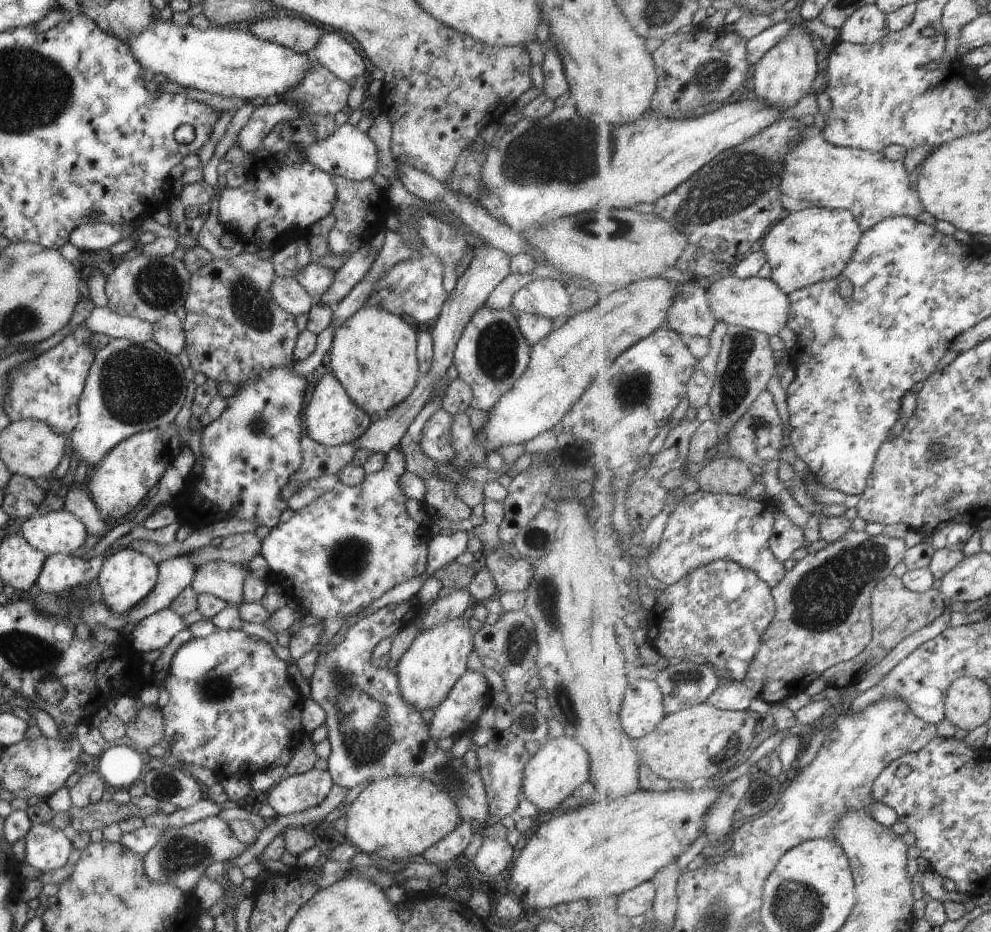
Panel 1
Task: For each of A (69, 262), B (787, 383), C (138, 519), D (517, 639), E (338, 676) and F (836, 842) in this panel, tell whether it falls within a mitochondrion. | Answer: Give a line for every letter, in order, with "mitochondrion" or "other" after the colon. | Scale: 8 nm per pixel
A: other
B: other
C: other
D: mitochondrion
E: mitochondrion
F: other

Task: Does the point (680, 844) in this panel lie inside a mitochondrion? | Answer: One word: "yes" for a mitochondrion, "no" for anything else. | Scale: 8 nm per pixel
no

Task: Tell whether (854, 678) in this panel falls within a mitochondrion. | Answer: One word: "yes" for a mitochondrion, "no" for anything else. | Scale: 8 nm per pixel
no

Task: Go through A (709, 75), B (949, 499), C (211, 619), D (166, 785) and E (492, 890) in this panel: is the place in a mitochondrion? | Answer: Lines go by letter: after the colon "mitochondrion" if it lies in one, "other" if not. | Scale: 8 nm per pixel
A: mitochondrion
B: mitochondrion
C: other
D: mitochondrion
E: other

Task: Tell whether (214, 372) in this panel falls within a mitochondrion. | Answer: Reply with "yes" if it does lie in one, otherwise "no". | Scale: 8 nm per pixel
no

